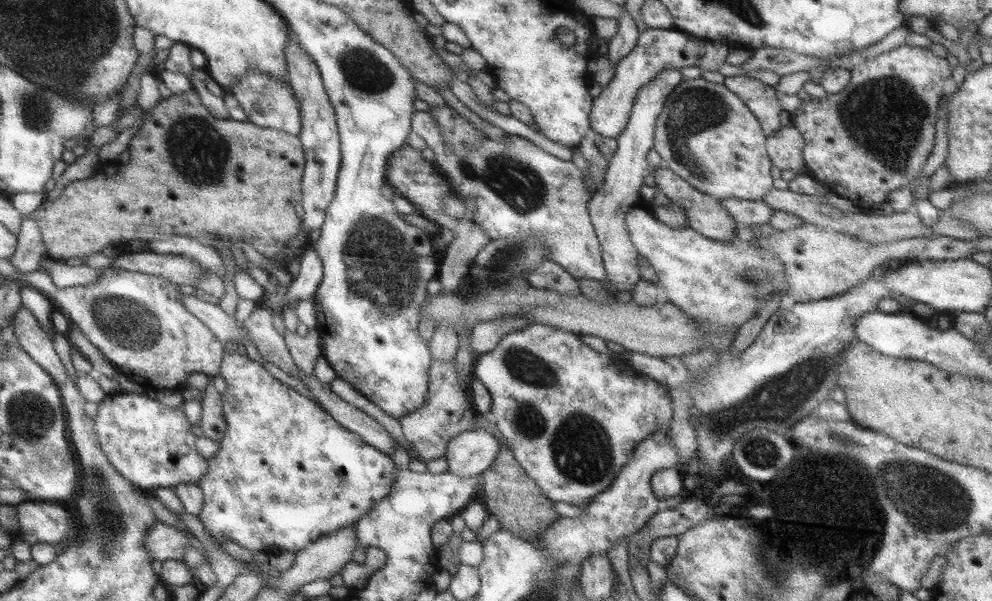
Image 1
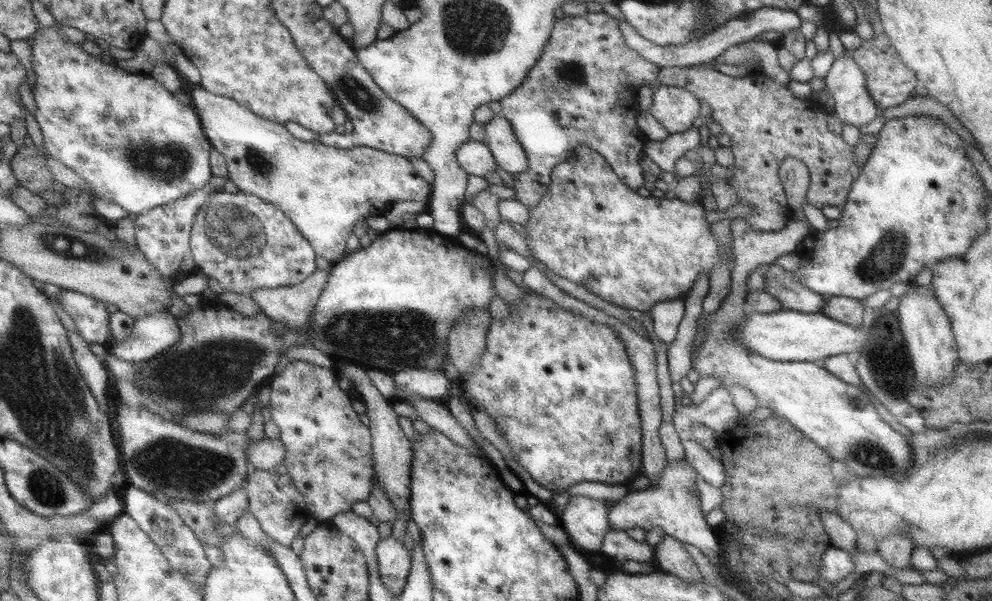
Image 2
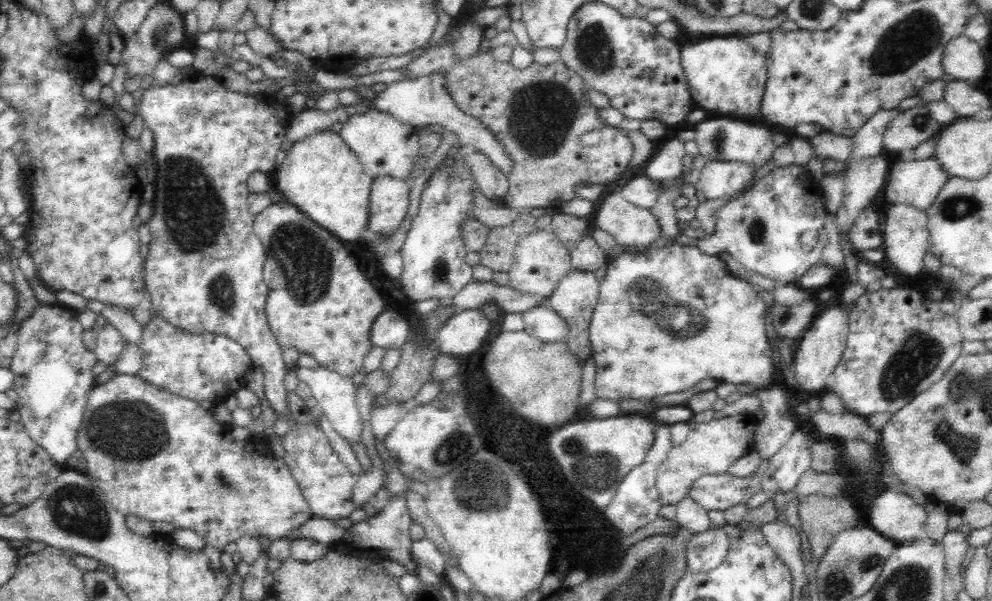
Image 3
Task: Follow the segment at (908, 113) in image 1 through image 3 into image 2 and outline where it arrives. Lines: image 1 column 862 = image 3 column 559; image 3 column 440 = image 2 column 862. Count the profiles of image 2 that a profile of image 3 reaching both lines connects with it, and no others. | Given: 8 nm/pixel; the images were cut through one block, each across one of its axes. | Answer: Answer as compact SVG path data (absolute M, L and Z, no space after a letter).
M884 31L876 32L872 39L863 41L860 48L852 52L852 57L865 74L869 95L873 98L875 106L881 111L891 106L898 106L912 97L912 93L919 83L918 77L900 60L896 49L892 46L890 37Z

